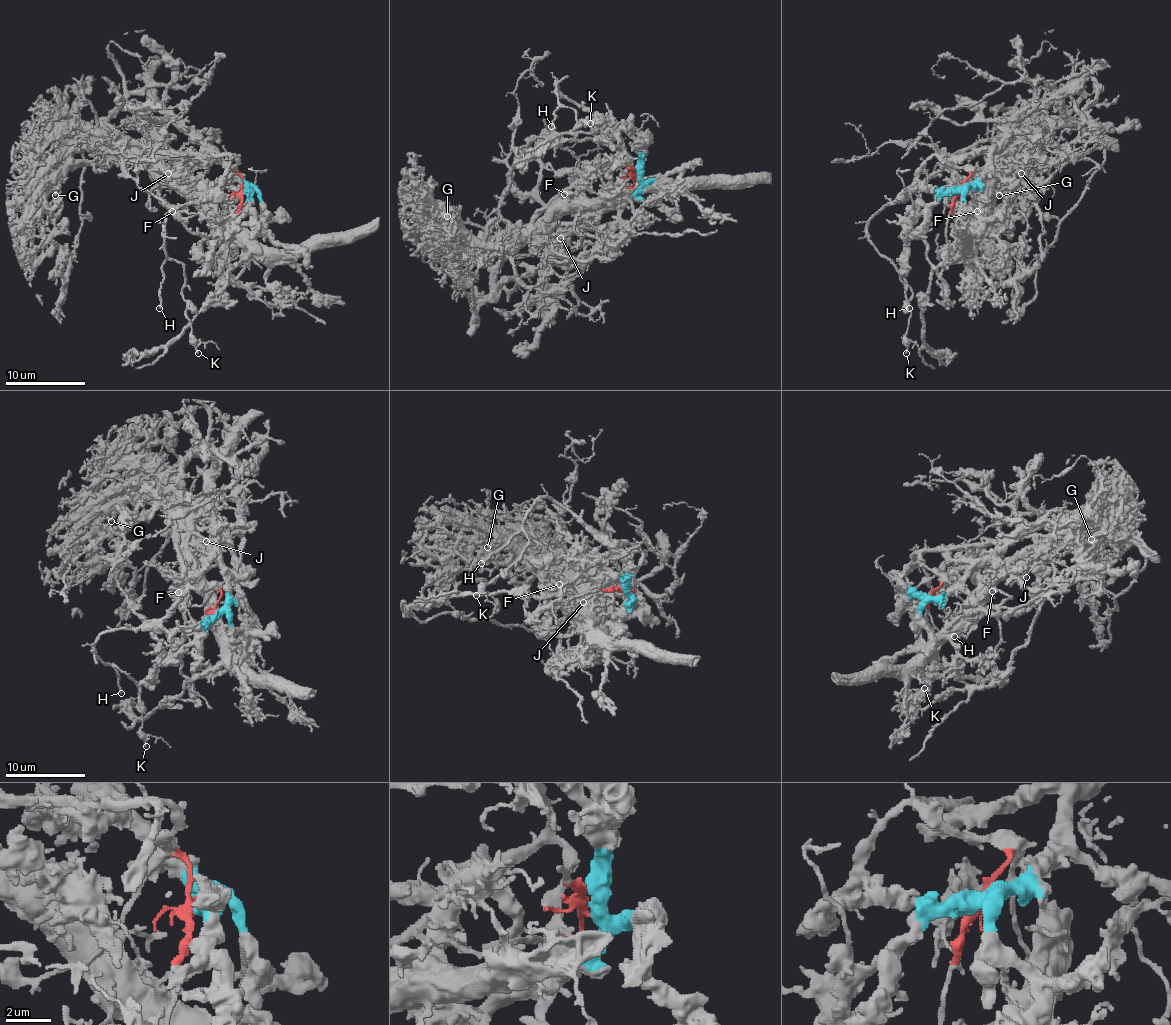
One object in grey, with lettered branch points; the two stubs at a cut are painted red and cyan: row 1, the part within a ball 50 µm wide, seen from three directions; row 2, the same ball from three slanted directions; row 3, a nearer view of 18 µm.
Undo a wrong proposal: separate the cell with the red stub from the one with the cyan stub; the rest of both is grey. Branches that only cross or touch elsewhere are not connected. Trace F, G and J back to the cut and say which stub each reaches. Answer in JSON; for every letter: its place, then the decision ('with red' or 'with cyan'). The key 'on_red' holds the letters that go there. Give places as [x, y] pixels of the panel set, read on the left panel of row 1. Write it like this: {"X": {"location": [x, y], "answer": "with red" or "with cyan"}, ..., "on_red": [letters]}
{"F": {"location": [172, 211], "answer": "with red"}, "G": {"location": [55, 195], "answer": "with cyan"}, "J": {"location": [168, 173], "answer": "with cyan"}, "on_red": ["F"]}

